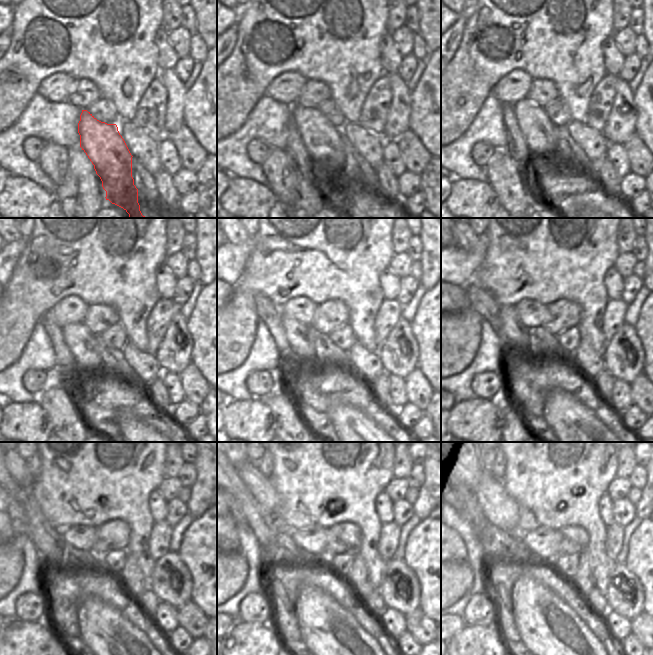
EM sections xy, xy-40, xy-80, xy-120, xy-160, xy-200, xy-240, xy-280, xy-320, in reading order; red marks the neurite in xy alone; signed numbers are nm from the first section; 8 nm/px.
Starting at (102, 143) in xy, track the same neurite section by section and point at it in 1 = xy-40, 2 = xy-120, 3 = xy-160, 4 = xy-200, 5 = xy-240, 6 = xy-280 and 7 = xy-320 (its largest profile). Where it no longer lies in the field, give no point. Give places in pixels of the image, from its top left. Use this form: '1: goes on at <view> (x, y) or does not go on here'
1: goes on at xy-40 (323, 141)
2: goes on at xy-120 (83, 345)
3: goes on at xy-160 (296, 333)
4: goes on at xy-200 (503, 319)
5: goes on at xy-240 (27, 519)
6: goes on at xy-280 (244, 509)
7: goes on at xy-320 (461, 496)

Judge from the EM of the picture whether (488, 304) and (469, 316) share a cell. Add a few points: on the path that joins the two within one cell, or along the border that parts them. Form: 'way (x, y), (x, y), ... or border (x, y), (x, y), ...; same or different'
border (468, 307), (472, 308), (482, 319); different

